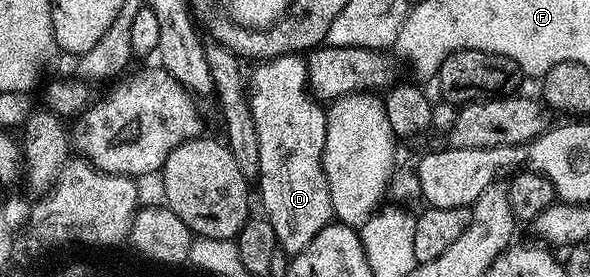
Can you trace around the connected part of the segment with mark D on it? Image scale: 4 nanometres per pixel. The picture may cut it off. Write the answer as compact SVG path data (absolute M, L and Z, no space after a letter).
M303 56L274 57L257 65L260 66L253 71L252 81L250 77L250 102L258 131L262 213L274 227L277 246L295 255L334 217L322 163L326 113L308 91Z

